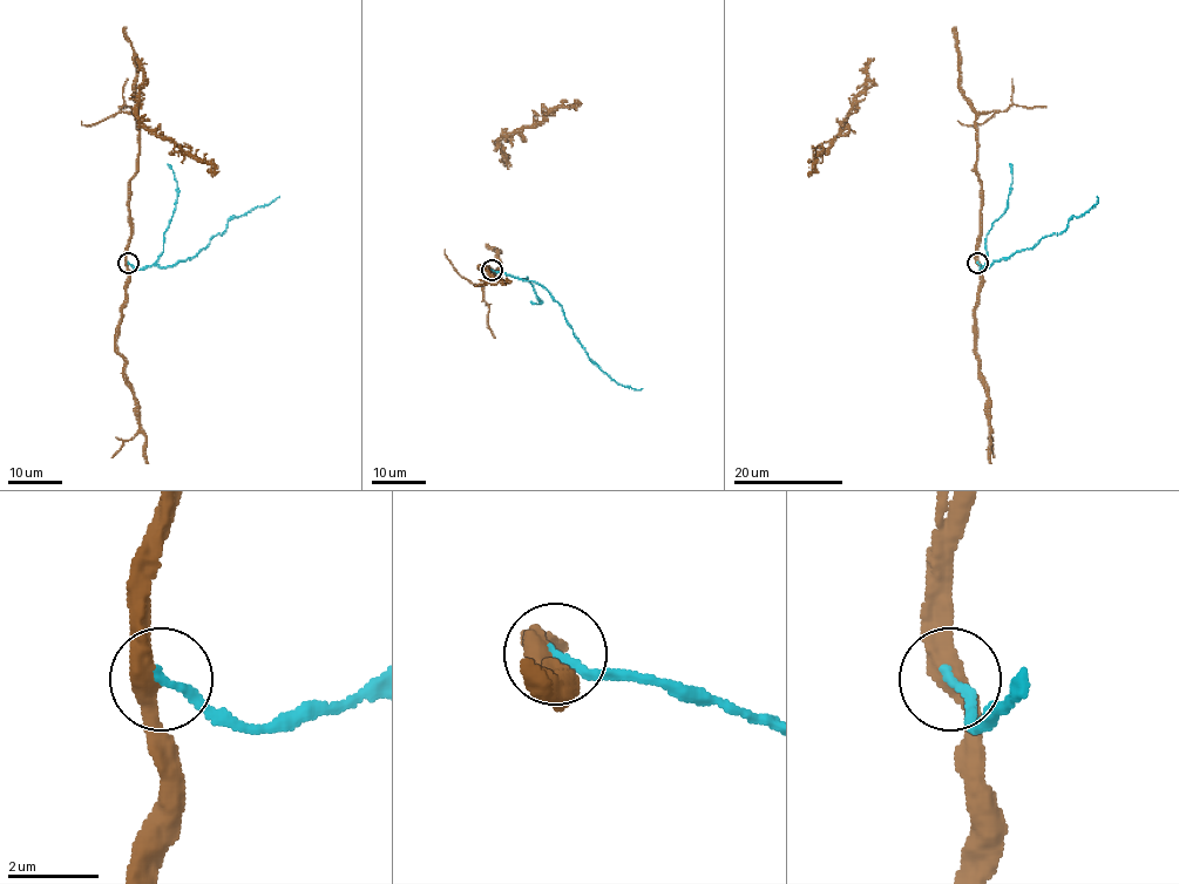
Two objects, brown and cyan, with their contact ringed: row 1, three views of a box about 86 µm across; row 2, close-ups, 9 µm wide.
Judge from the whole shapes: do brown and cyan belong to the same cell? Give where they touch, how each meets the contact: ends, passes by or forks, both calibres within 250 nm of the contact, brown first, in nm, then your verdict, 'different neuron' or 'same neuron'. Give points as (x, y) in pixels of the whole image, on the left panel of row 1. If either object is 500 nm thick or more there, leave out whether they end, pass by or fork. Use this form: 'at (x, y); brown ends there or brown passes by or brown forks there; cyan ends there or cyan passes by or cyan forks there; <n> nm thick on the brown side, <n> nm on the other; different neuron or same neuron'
at (128, 263); brown passes by; cyan ends there; 440 nm thick on the brown side, 180 nm on the other; same neuron

